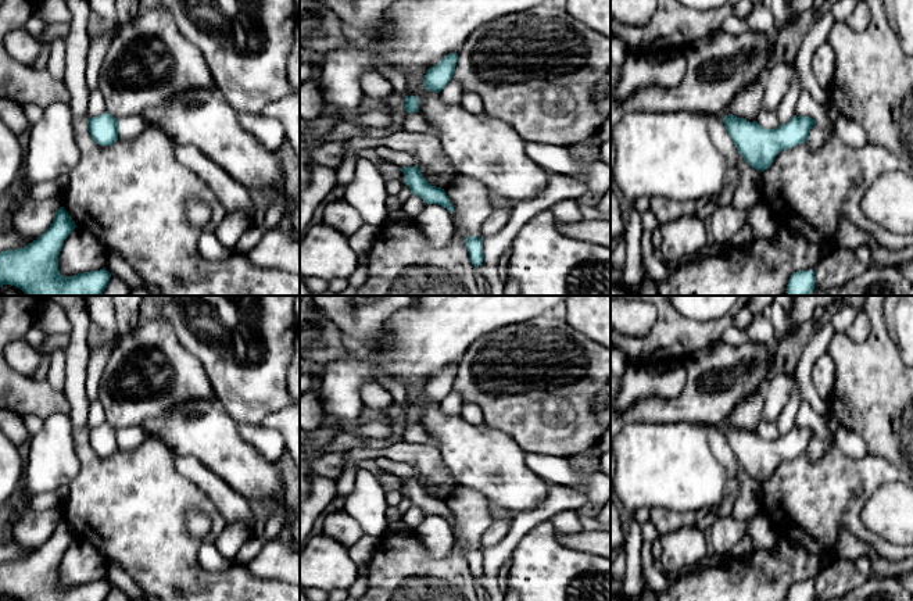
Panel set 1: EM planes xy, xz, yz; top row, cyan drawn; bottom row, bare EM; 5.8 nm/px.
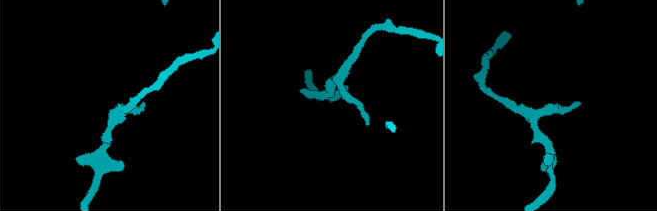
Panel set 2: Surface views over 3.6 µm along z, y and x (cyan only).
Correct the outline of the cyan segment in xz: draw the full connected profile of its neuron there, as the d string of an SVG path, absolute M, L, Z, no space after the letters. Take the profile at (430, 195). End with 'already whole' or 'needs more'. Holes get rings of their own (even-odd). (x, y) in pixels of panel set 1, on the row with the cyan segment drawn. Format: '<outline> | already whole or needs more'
M418 165L404 167L400 171L405 175L404 183L409 186L412 194L419 196L426 204L441 205L452 214L452 211L454 211L452 203L450 201L444 189L432 186L422 176Z | already whole

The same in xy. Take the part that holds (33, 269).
M60 207L50 228L24 248L0 253L0 287L11 285L25 296L101 296L111 273L103 268L74 276L62 276L58 255L64 240L76 228Z | already whole

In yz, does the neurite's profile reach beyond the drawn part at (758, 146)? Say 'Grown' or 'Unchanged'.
Unchanged

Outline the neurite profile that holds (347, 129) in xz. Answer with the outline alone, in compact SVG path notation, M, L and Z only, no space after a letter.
M352 118L339 122L323 139L323 142L344 142L354 137L369 137L368 129L359 126Z

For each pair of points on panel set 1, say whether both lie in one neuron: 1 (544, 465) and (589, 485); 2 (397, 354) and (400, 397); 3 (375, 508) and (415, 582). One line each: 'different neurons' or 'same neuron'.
1: same neuron
2: different neurons
3: different neurons

